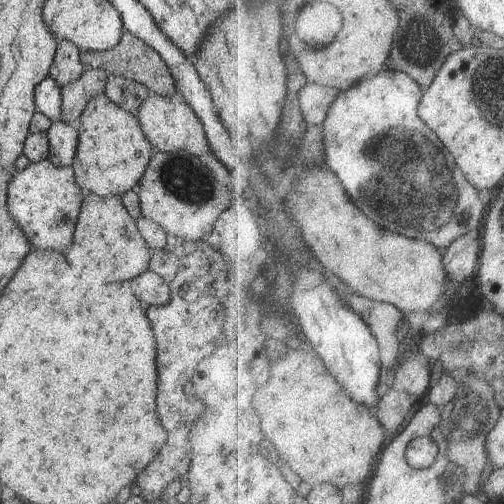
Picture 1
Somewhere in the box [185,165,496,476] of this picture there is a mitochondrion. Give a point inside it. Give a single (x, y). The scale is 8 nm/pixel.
(468, 412)

